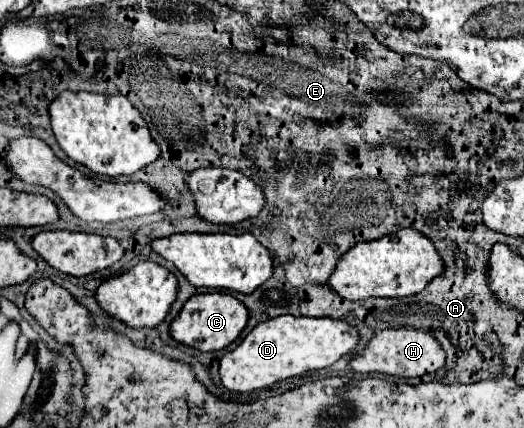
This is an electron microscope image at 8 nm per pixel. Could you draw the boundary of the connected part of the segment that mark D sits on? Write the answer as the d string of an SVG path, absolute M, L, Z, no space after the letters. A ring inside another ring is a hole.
M281 315L259 323L237 349L223 355L219 373L221 381L231 391L255 391L269 387L277 381L323 369L339 361L343 355L351 353L359 345L357 327L341 319L329 317L293 317Z

